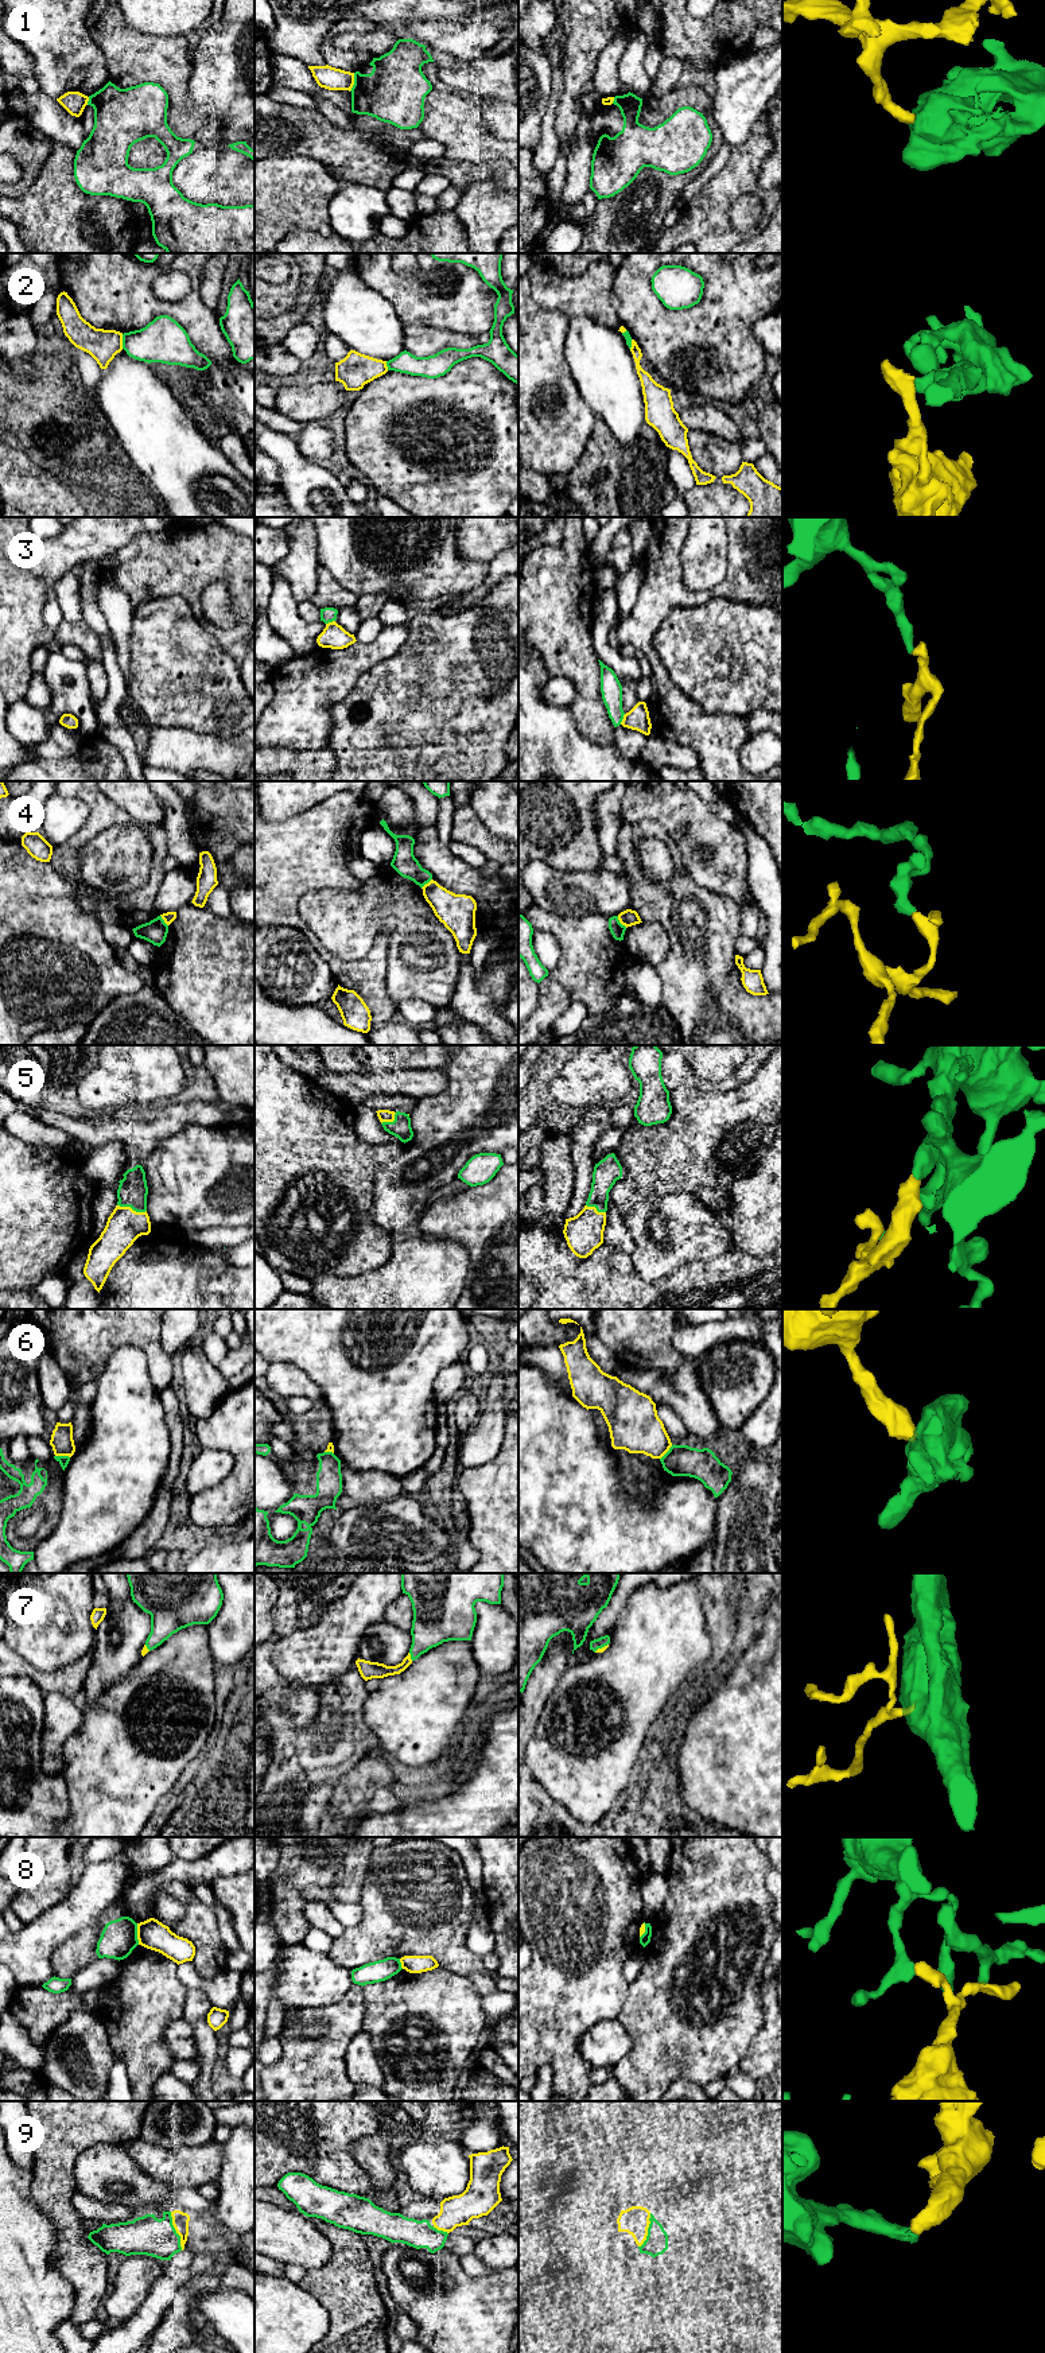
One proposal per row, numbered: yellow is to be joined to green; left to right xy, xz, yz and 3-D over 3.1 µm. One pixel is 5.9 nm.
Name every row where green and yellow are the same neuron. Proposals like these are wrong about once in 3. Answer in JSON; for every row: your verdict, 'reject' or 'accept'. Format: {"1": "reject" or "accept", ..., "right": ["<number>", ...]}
{"1": "reject", "2": "reject", "3": "accept", "4": "reject", "5": "accept", "6": "reject", "7": "accept", "8": "reject", "9": "accept", "right": ["3", "5", "7", "9"]}

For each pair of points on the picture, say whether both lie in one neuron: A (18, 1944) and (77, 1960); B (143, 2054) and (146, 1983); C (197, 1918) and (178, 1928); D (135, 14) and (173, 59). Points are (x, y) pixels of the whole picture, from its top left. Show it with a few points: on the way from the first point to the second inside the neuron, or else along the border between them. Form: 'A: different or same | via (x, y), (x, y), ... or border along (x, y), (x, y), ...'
A: different | border along (77, 1932), (55, 1949), (53, 1954), (53, 1975)
B: same | via (143, 2037), (146, 2000)
C: same | via (193, 1922), (187, 1928), (182, 1928)
D: different | border along (124, 16), (131, 27), (146, 34), (182, 35)

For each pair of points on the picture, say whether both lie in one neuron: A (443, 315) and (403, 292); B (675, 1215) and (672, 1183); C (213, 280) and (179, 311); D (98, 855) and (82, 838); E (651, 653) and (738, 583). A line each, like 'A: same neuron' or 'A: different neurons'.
A: same neuron
B: different neurons
C: different neurons
D: different neurons
E: same neuron

